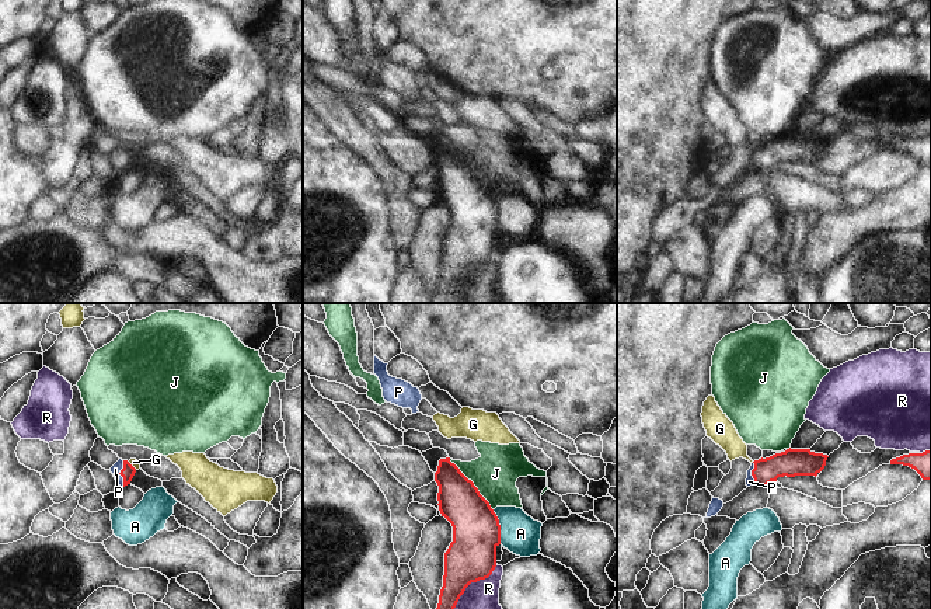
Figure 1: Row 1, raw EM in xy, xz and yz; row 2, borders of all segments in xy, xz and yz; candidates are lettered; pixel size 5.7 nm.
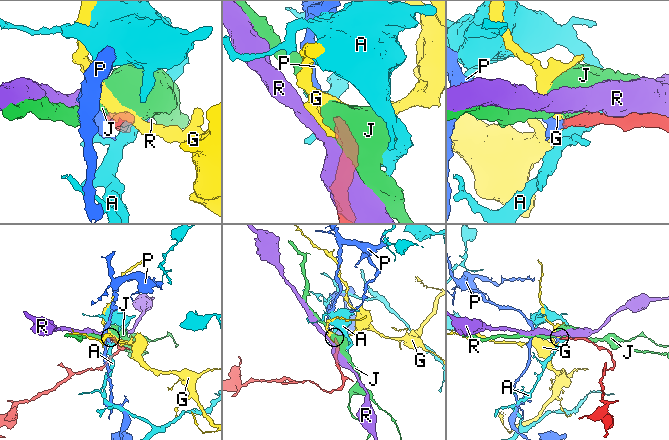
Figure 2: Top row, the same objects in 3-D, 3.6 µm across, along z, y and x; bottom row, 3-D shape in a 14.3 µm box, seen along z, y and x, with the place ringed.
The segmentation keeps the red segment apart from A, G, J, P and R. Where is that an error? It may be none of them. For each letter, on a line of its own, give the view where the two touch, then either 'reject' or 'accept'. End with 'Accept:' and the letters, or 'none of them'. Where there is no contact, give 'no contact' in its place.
A: meets red in xz; reject
G: meets red in xy; reject
J: meets red in xz; reject
P: meets red in xy; accept
R: meets red in xz; reject
Accept: P

